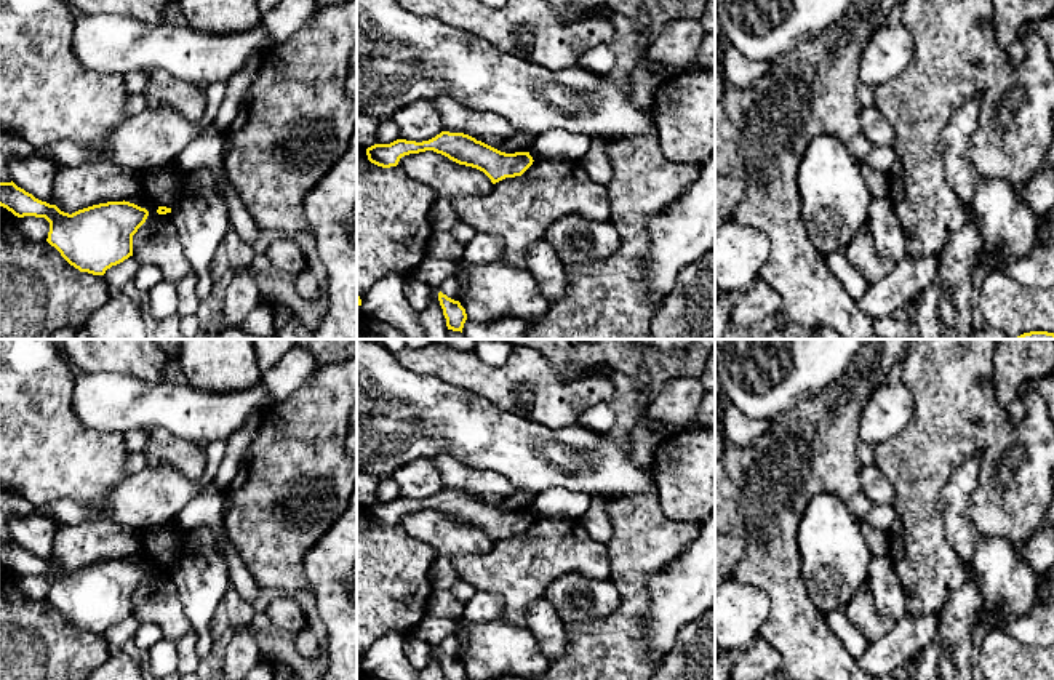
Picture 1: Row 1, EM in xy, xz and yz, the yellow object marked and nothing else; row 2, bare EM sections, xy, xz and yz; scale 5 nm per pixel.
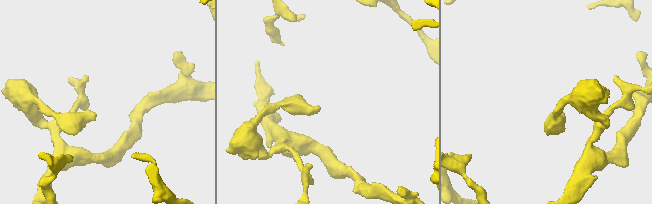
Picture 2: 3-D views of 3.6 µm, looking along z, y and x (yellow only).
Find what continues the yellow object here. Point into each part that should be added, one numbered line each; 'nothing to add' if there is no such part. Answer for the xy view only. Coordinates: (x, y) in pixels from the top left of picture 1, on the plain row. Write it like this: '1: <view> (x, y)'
nothing to add

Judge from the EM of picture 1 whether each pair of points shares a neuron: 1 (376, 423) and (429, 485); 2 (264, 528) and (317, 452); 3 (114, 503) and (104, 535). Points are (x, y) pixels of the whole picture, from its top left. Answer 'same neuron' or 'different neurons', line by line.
1: different neurons
2: same neuron
3: different neurons

